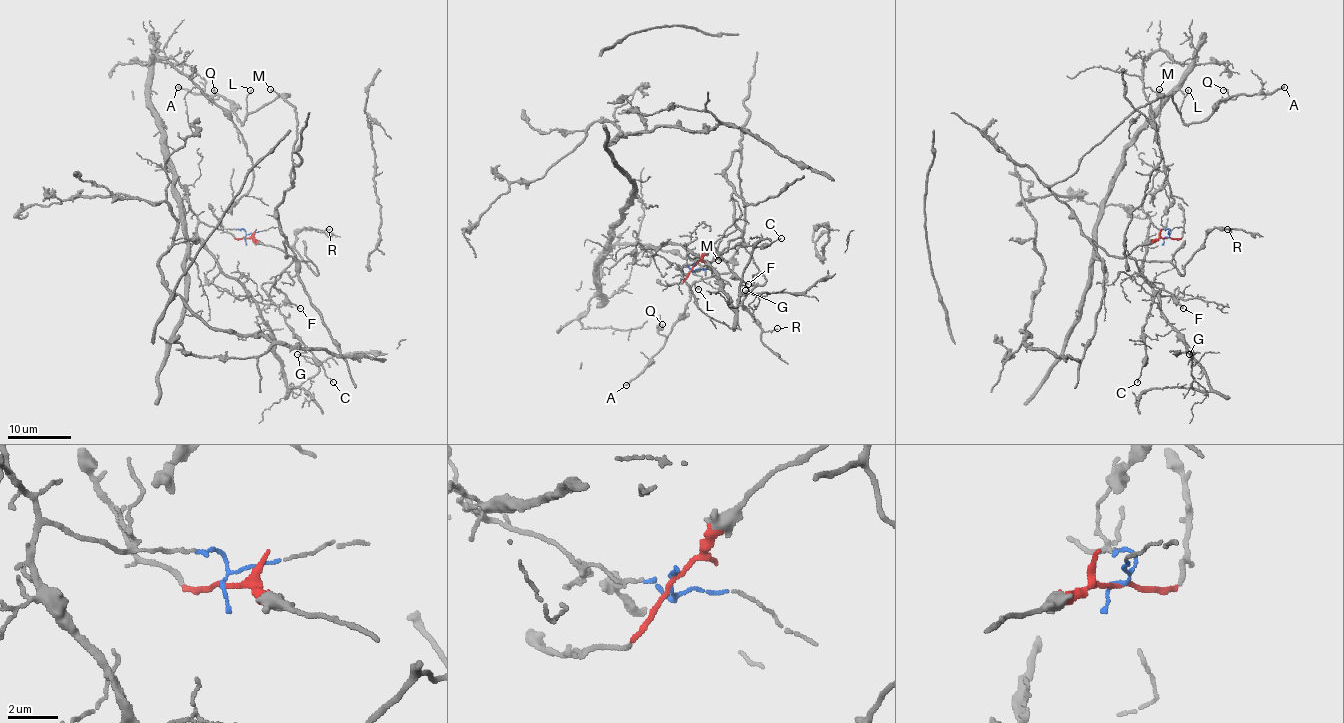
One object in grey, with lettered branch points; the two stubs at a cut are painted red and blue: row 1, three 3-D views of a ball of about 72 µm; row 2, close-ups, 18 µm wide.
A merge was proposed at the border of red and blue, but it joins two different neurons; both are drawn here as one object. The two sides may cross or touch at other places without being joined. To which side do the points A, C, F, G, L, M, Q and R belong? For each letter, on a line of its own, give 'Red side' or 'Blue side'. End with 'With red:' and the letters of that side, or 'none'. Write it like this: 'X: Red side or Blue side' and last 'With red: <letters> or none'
A: Red side
C: Red side
F: Red side
G: Blue side
L: Red side
M: Red side
Q: Red side
R: Red side
With red: A, C, F, L, M, Q, R

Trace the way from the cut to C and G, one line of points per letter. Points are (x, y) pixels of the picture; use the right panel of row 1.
C: (1166, 237), (1137, 245), (1128, 255), (1142, 275), (1163, 287), (1155, 295), (1144, 327), (1145, 363), (1137, 383)
G: (1166, 237), (1169, 229), (1150, 223), (1142, 275), (1205, 375), (1208, 391), (1193, 387), (1189, 354)

